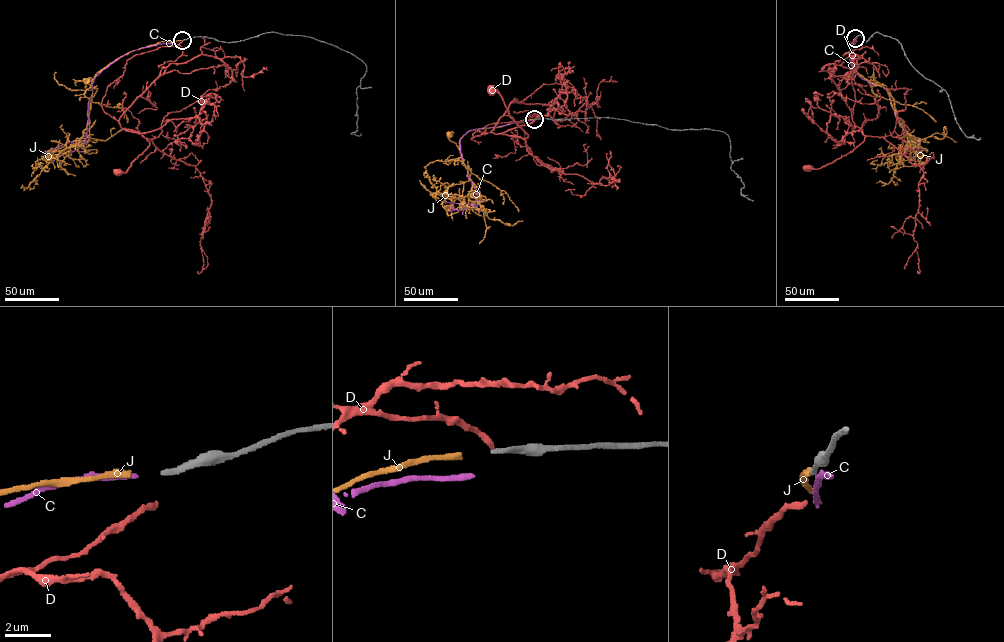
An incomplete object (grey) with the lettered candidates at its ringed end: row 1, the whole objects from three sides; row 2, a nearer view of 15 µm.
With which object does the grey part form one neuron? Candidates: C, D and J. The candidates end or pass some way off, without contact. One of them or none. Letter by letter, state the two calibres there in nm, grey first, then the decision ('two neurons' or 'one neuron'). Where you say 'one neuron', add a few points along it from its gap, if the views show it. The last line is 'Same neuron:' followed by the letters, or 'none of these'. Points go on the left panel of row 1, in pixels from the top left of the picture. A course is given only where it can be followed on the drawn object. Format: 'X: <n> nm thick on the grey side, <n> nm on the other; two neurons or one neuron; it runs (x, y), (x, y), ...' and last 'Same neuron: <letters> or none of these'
C: 220 nm thick on the grey side, 240 nm on the other; two neurons
D: 220 nm thick on the grey side, 240 nm on the other; two neurons
J: 220 nm thick on the grey side, 240 nm on the other; one neuron; it runs (181, 40), (163, 41), (133, 50), (97, 72), (92, 81), (90, 77), (85, 80)
Same neuron: J

